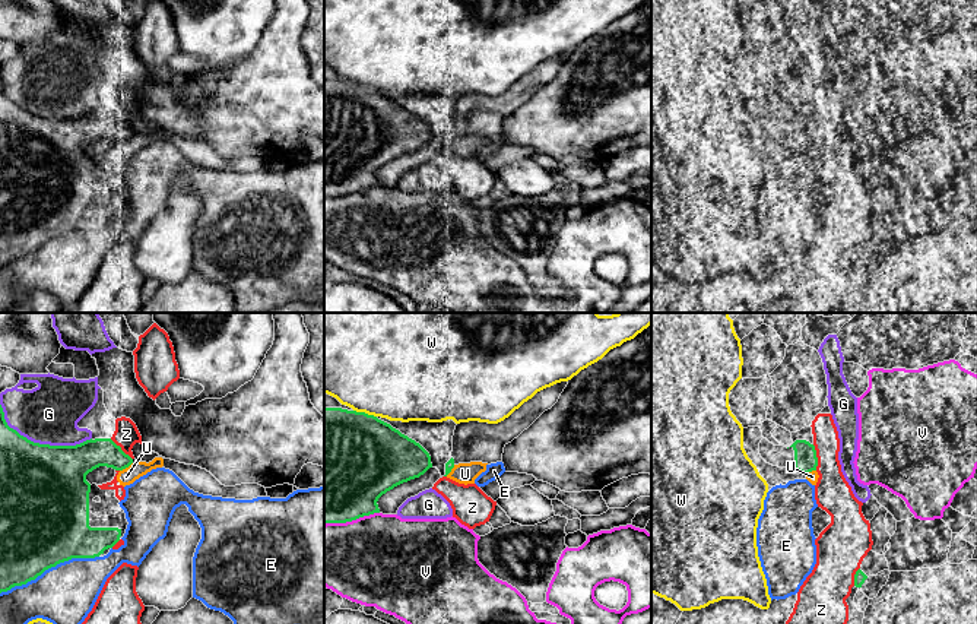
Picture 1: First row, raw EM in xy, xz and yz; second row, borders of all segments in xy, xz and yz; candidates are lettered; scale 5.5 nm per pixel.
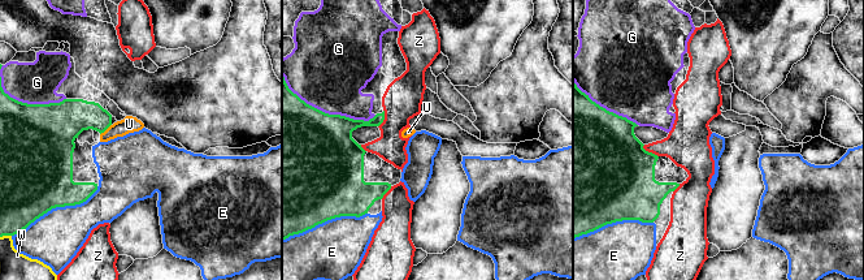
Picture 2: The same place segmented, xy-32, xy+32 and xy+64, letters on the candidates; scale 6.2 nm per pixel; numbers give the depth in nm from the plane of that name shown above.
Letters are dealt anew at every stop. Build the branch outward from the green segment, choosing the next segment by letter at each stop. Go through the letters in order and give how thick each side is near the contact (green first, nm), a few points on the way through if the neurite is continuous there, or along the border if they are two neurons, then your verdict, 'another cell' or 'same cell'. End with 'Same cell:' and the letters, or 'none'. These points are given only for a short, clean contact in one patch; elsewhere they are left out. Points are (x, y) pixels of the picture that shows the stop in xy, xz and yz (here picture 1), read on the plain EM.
E: 480 nm thick on the green side, 320 nm on the other; another cell
G: 480 nm thick on the green side, 320 nm on the other; another cell
U: 170 nm thick on the green side, 90 nm on the other; another cell
V: 500 nm thick on the green side, 480 nm on the other; another cell
W: 500 nm thick on the green side, 500 nm on the other; another cell
Z: 130 nm thick on the green side, 200 nm on the other; another cell
Same cell: none

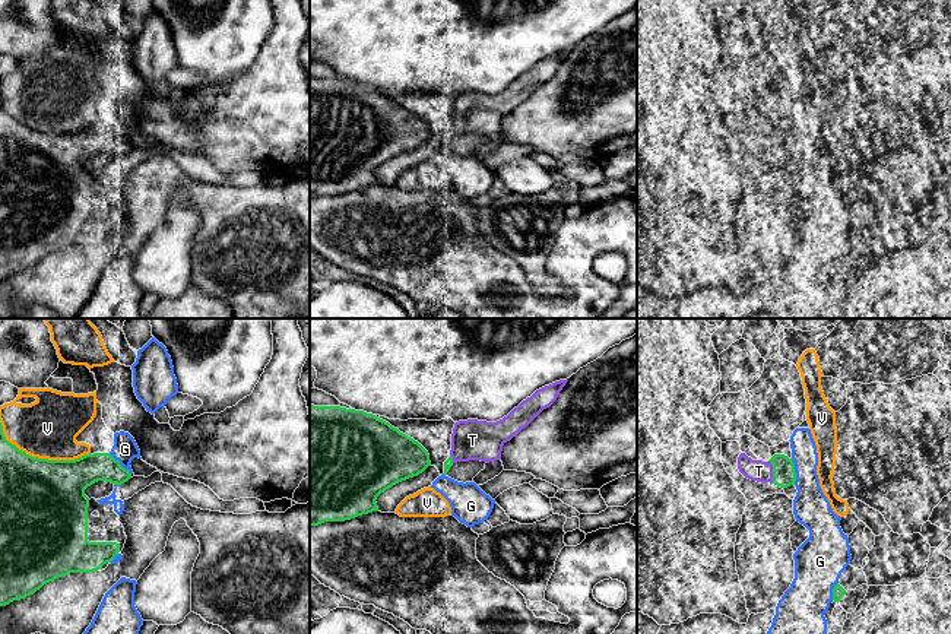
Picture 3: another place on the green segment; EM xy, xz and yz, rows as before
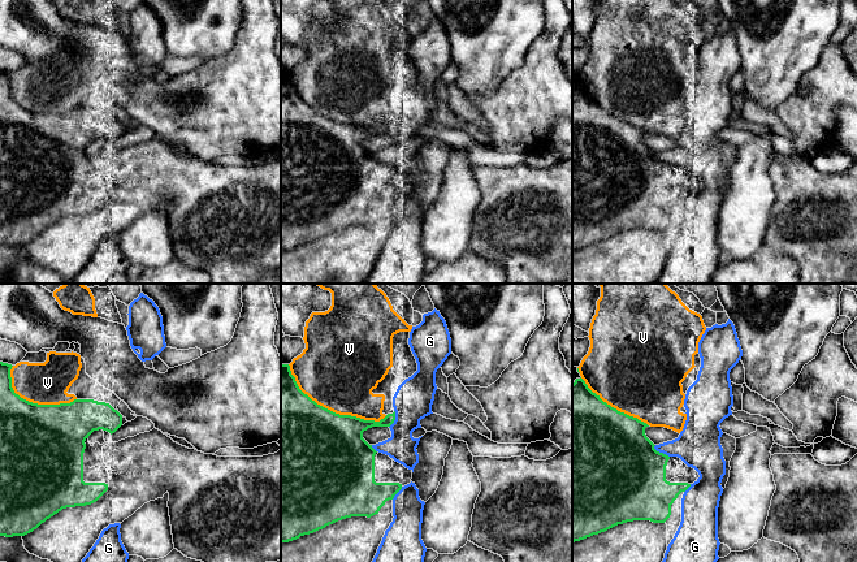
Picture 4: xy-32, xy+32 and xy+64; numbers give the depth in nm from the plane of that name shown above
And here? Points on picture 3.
G: 130 nm thick on the green side, 200 nm on the other; another cell
T: 130 nm thick on the green side, 120 nm on the other; same cell
V: 480 nm thick on the green side, 320 nm on the other; another cell
Same cell: T

